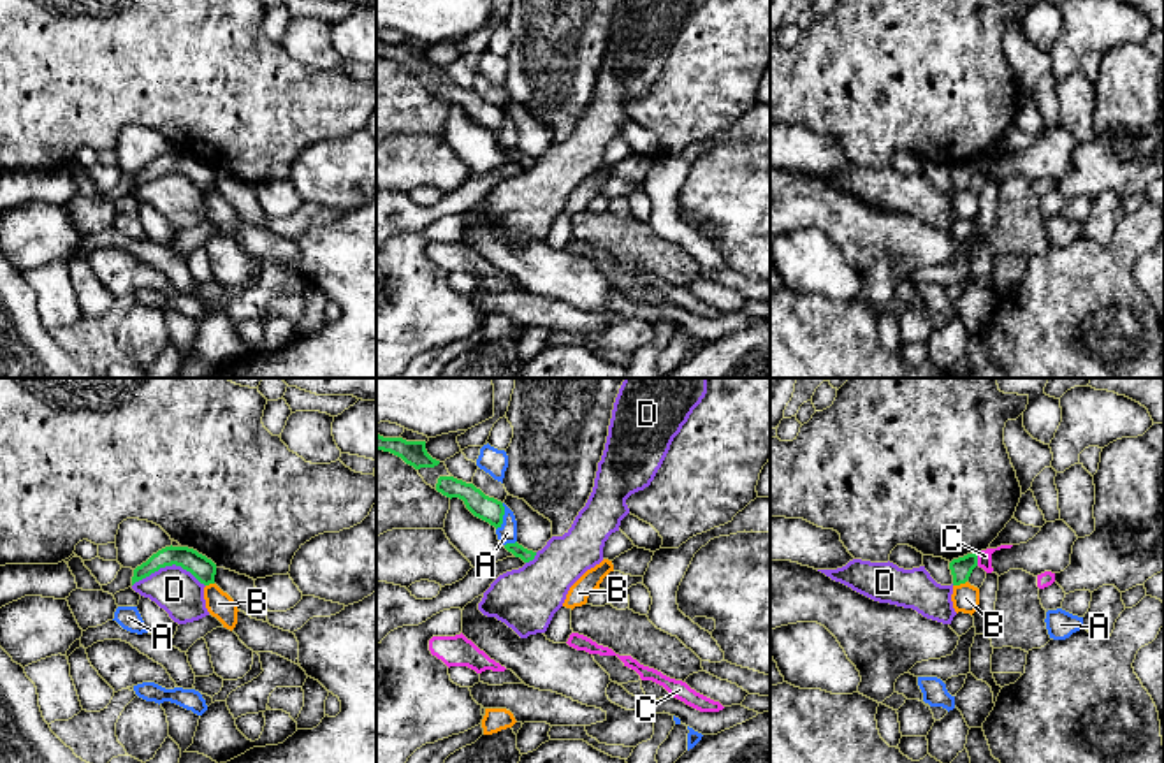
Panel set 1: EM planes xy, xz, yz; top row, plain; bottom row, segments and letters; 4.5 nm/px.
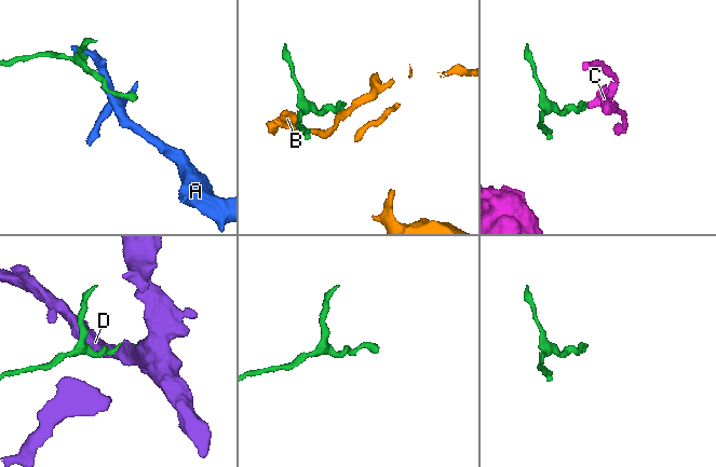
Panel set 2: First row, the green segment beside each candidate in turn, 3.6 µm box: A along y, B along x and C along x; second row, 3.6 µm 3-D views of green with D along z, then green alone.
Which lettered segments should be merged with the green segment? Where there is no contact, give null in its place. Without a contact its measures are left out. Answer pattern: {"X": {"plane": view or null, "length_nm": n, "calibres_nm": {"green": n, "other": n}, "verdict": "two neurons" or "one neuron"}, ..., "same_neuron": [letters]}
{"A": {"plane": "xz", "length_nm": 130, "calibres_nm": {"green": 120, "other": 90}, "verdict": "two neurons"}, "B": {"plane": "yz", "length_nm": 70, "calibres_nm": {"green": 100, "other": 130}, "verdict": "two neurons"}, "C": {"plane": "yz", "length_nm": 60, "calibres_nm": {"green": 100, "other": 60}, "verdict": "two neurons"}, "D": {"plane": "xy", "length_nm": 340, "calibres_nm": {"green": 110, "other": 200}, "verdict": "two neurons"}, "same_neuron": []}

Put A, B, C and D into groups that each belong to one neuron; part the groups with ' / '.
A / B / C / D

